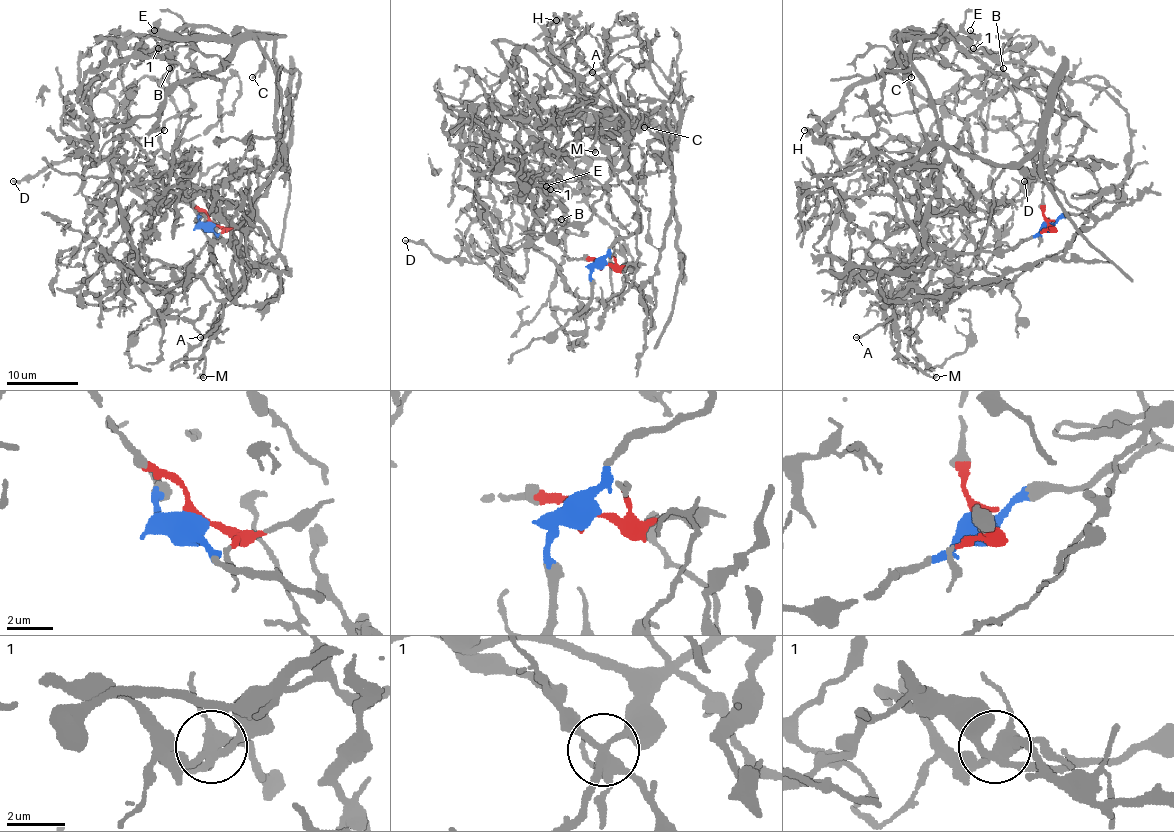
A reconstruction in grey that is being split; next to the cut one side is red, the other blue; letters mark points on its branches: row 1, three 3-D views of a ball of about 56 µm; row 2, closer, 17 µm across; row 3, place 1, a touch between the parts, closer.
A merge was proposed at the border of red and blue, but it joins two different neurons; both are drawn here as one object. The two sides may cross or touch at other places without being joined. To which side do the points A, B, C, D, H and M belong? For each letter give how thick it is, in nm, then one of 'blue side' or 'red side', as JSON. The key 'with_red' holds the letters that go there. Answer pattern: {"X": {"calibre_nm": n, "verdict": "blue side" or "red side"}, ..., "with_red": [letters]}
{"A": {"calibre_nm": 240, "verdict": "blue side"}, "B": {"calibre_nm": 140, "verdict": "red side"}, "C": {"calibre_nm": 110, "verdict": "blue side"}, "D": {"calibre_nm": 280, "verdict": "red side"}, "H": {"calibre_nm": 200, "verdict": "red side"}, "M": {"calibre_nm": 340, "verdict": "blue side"}, "with_red": ["B", "D", "H"]}

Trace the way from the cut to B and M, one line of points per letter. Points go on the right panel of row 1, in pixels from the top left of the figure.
B: (1048, 221), (1043, 214), (1043, 180), (1037, 165), (1008, 122), (1019, 110), (1003, 68)
M: (1048, 221), (1010, 250), (920, 246), (911, 261), (909, 284), (893, 304), (895, 337), (908, 362), (936, 376)

